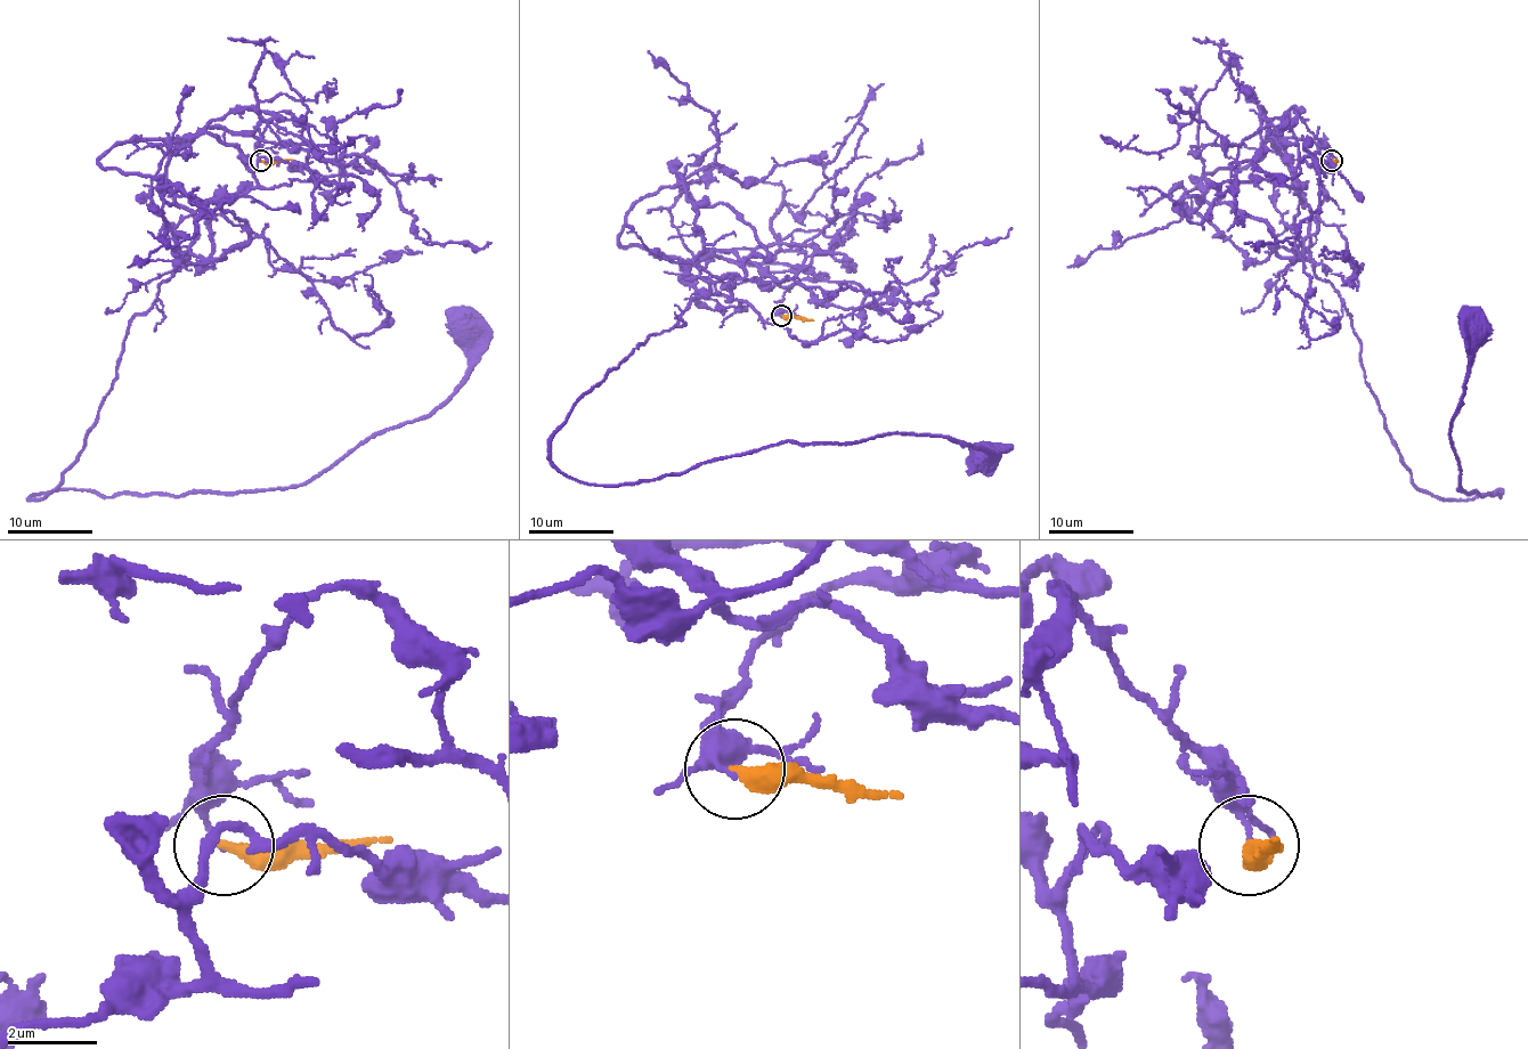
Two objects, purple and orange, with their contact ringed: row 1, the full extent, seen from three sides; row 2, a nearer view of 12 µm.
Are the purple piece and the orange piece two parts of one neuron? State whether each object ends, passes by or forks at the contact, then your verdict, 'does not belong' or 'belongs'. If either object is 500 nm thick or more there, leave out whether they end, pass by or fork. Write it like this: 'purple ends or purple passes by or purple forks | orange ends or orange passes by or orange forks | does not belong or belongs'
purple ends | orange ends | does not belong

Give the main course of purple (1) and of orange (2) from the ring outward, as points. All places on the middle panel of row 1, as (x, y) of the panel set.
1: (780, 316), (823, 275), (699, 258), (716, 292), (550, 461), (623, 484), (785, 441), (988, 452)
2: (780, 316), (812, 319)

